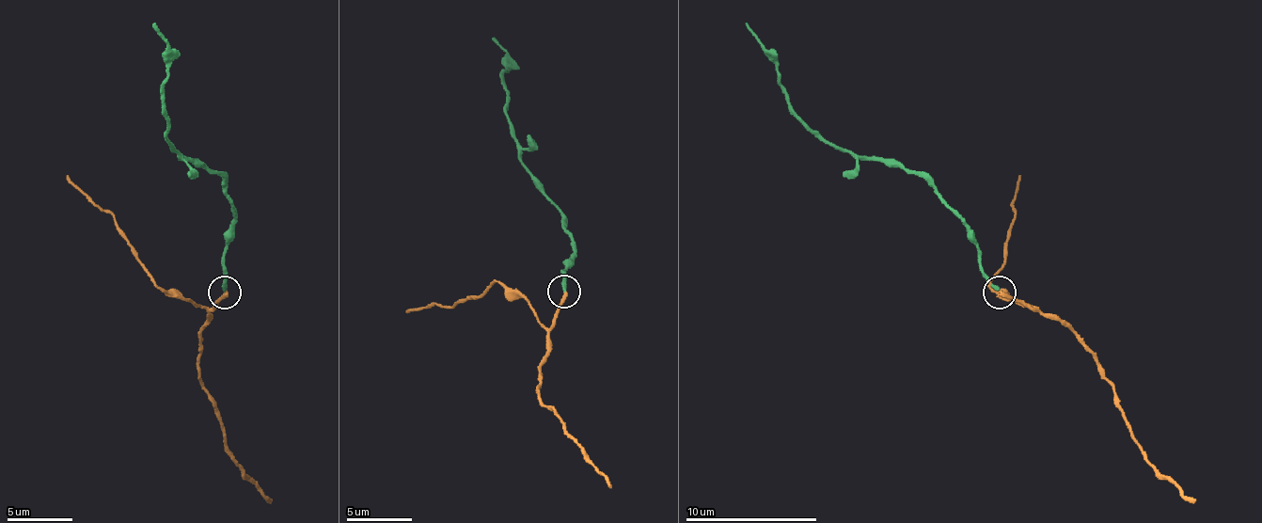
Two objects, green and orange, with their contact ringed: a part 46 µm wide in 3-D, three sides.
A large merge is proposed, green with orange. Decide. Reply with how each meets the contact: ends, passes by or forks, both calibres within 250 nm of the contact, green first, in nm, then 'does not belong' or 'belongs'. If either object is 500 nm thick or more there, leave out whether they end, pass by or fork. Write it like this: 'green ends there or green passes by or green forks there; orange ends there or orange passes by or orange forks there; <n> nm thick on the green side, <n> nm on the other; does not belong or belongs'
green ends there; orange ends there; 320 nm thick on the green side, 280 nm on the other; belongs

